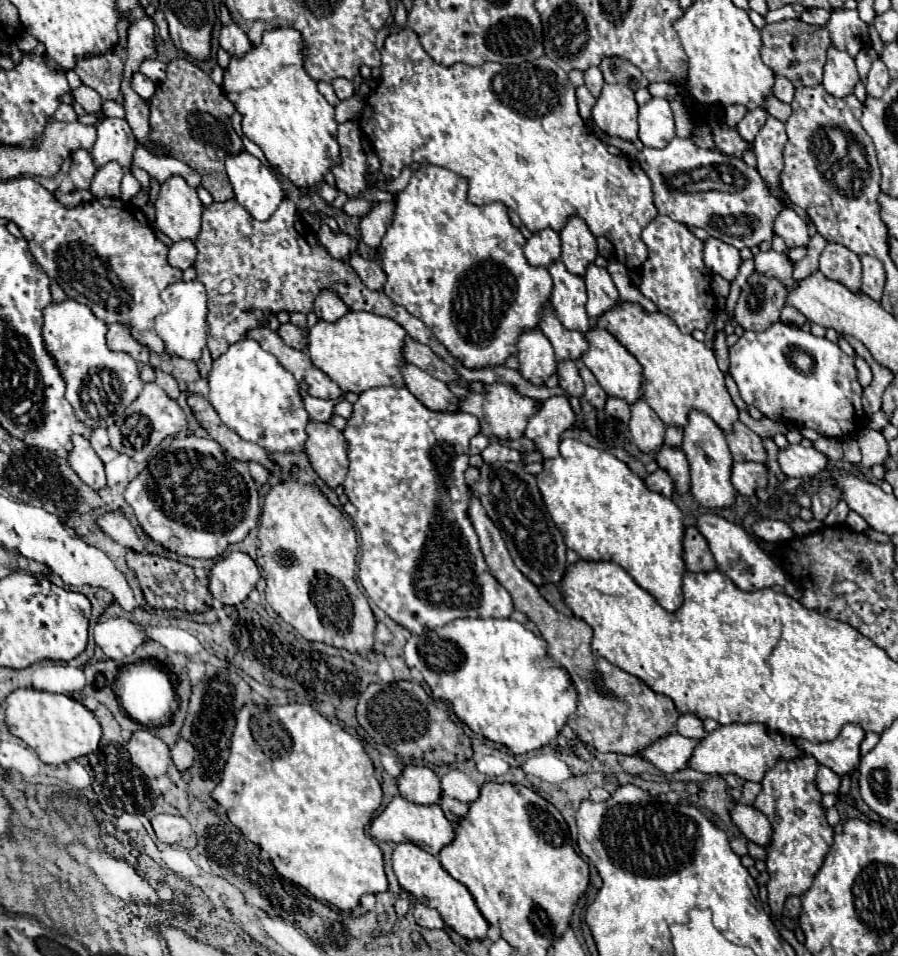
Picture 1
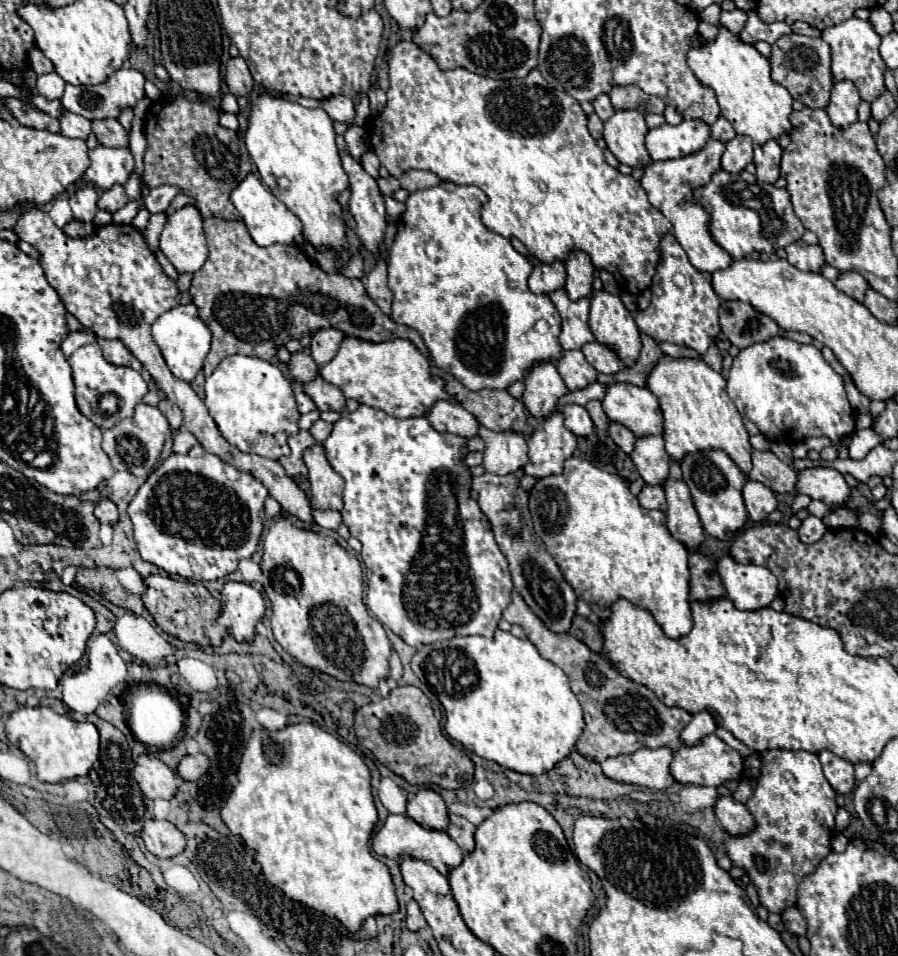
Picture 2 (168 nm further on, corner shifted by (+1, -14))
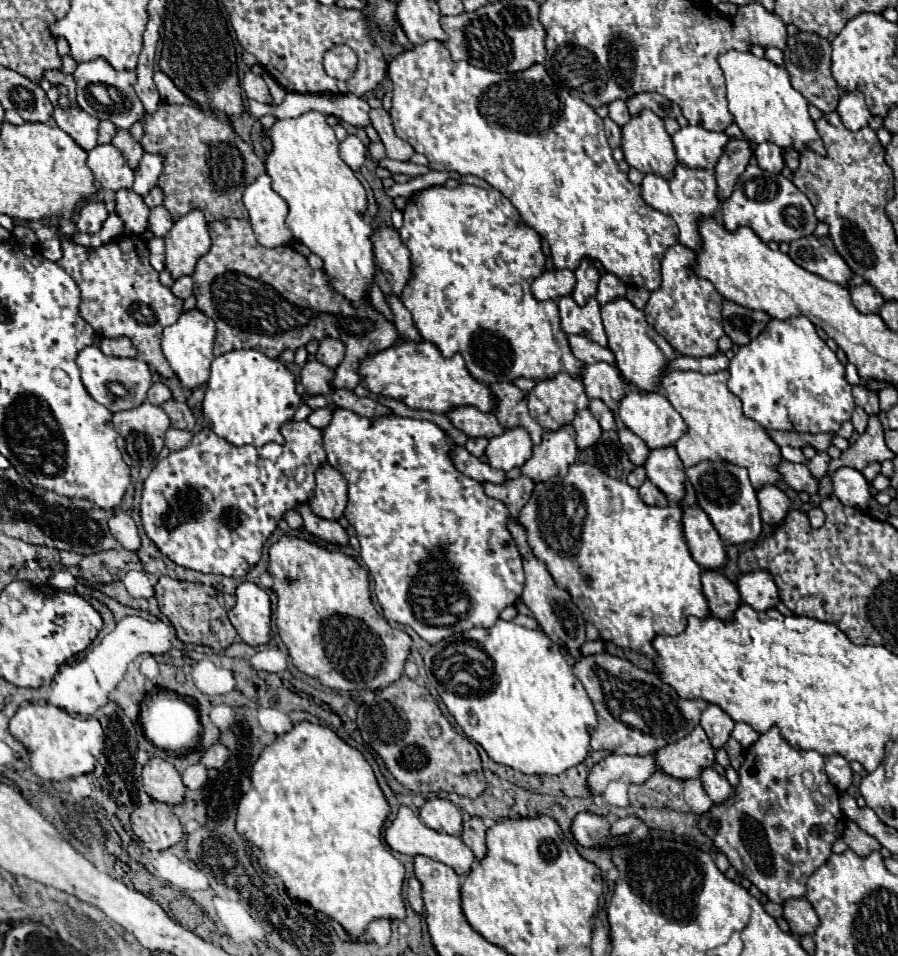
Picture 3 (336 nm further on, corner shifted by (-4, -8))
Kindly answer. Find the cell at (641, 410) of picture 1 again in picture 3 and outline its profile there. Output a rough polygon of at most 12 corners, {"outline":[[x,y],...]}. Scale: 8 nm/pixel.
{"outline":[[673,446],[651,450],[647,478],[671,502],[685,498]]}

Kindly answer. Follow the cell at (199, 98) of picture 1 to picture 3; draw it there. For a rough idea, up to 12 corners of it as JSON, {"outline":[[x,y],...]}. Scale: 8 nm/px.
{"outline":[[197,106],[145,112],[143,150],[163,152],[163,206],[207,222],[247,218],[265,164]]}

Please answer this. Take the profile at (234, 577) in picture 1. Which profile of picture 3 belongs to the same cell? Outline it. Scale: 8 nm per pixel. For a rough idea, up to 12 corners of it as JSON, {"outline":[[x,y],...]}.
{"outline":[[243,582],[229,612],[241,640],[271,640],[271,602],[265,590]]}

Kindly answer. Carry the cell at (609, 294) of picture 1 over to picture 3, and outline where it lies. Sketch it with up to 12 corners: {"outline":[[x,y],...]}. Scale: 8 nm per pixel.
{"outline":[[627,298],[601,308],[635,392],[657,392],[675,348]]}

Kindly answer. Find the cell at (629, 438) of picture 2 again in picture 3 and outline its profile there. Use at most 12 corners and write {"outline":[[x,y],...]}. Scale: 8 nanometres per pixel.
{"outline":[[627,428],[619,430],[629,460],[643,466],[649,456],[647,444]]}

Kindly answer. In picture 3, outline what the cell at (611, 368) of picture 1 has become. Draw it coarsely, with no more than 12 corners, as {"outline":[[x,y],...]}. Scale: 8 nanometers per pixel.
{"outline":[[629,392],[623,426],[651,450],[675,446],[687,424],[661,392]]}

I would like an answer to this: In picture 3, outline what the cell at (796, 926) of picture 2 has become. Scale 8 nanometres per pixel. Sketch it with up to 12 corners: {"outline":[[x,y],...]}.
{"outline":[[807,898],[783,904],[783,918],[791,934],[813,934],[819,926],[815,908]]}

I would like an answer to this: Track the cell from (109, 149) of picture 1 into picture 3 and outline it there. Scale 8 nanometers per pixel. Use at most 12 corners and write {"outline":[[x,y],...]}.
{"outline":[[107,144],[89,152],[87,166],[103,190],[125,190],[133,170]]}

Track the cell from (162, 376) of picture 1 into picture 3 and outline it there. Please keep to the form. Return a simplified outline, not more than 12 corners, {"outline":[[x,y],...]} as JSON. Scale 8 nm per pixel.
{"outline":[[167,400],[163,410],[171,428],[191,432],[195,418],[185,402]]}

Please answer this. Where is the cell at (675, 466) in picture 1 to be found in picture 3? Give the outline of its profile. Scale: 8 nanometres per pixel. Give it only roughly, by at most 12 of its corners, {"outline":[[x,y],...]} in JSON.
{"outline":[[683,504],[683,530],[693,560],[721,570],[727,552],[699,506]]}

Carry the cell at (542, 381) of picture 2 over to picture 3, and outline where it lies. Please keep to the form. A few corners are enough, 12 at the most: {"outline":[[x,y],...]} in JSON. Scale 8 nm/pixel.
{"outline":[[539,380],[529,412],[545,430],[571,424],[589,406],[583,382]]}

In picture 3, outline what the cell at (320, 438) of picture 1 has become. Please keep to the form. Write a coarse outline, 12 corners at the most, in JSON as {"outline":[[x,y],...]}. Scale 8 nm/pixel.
{"outline":[[329,464],[317,472],[311,510],[339,520],[347,506],[347,480]]}

